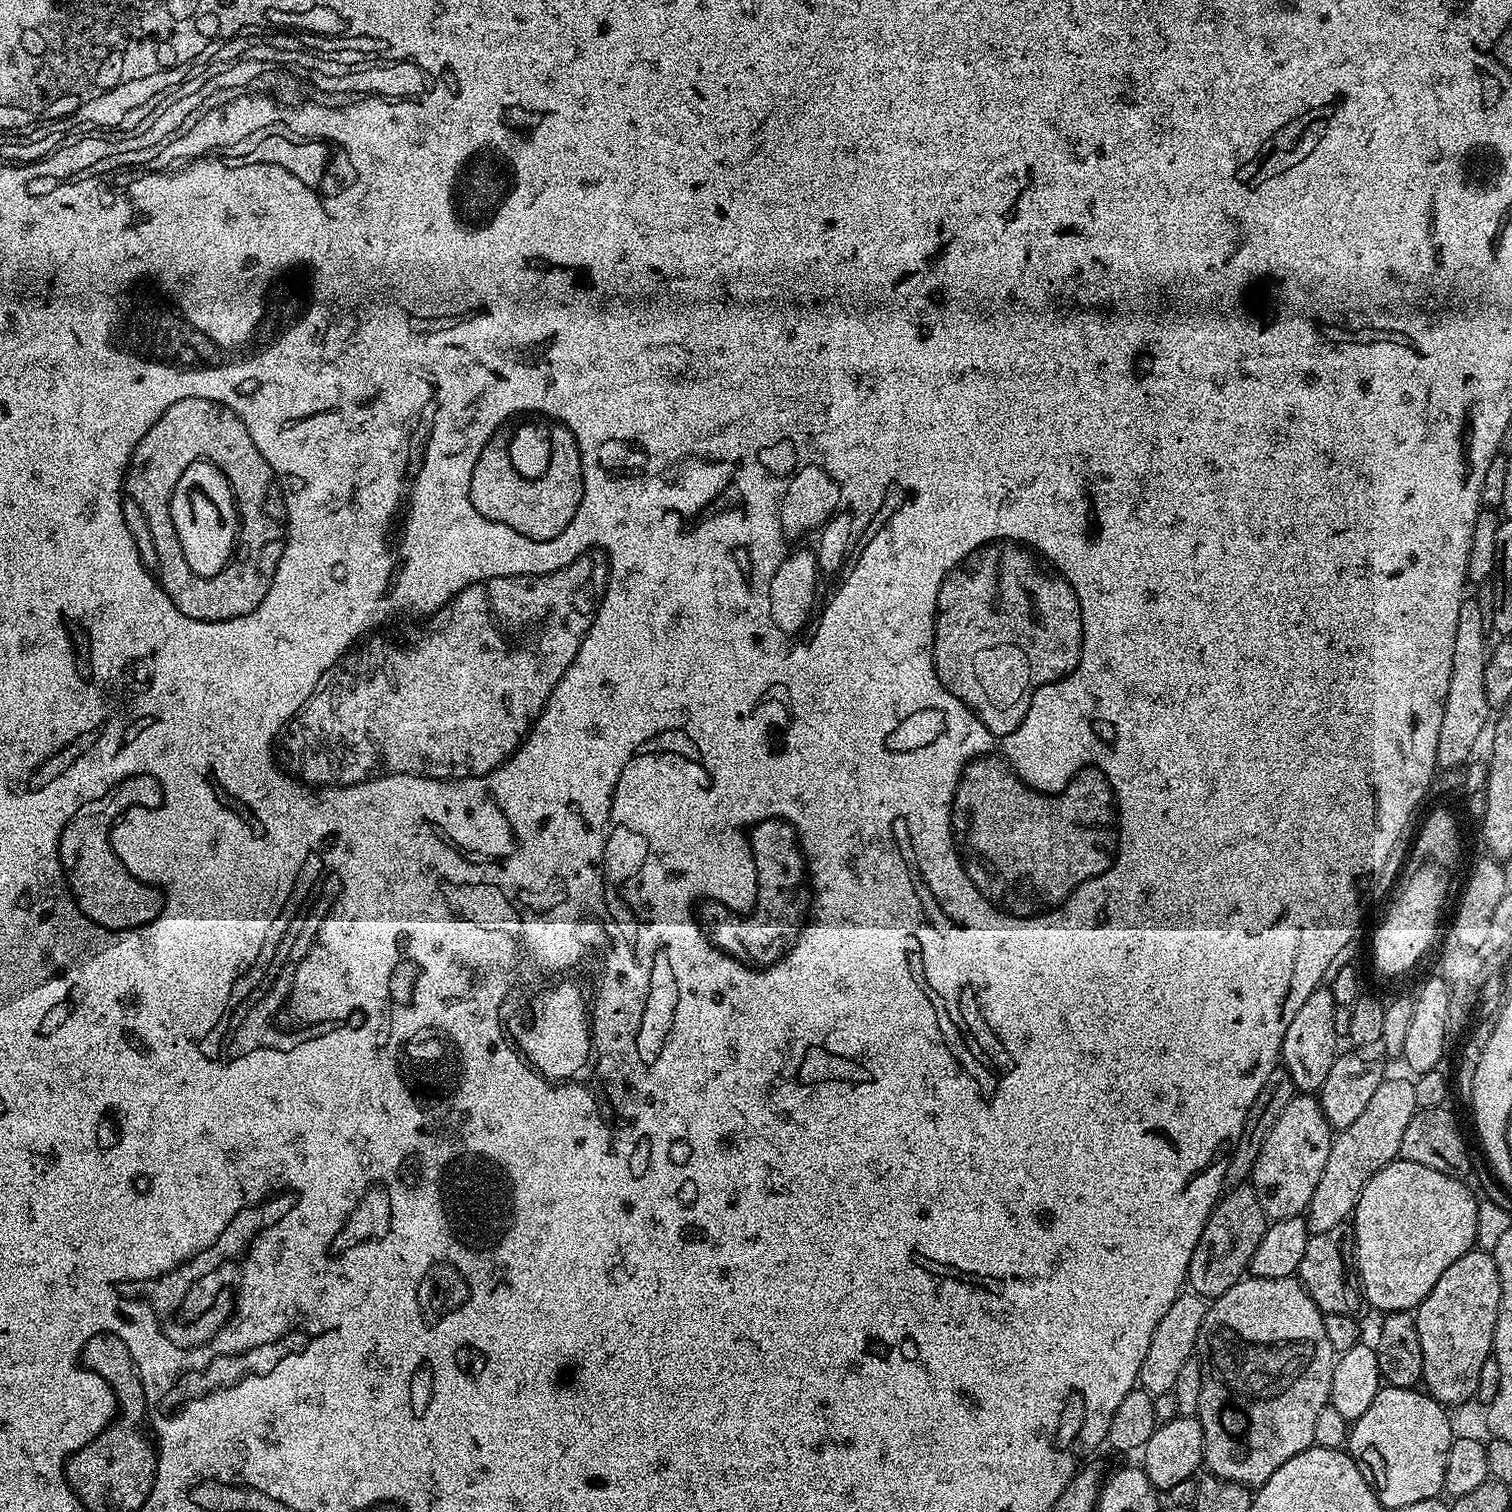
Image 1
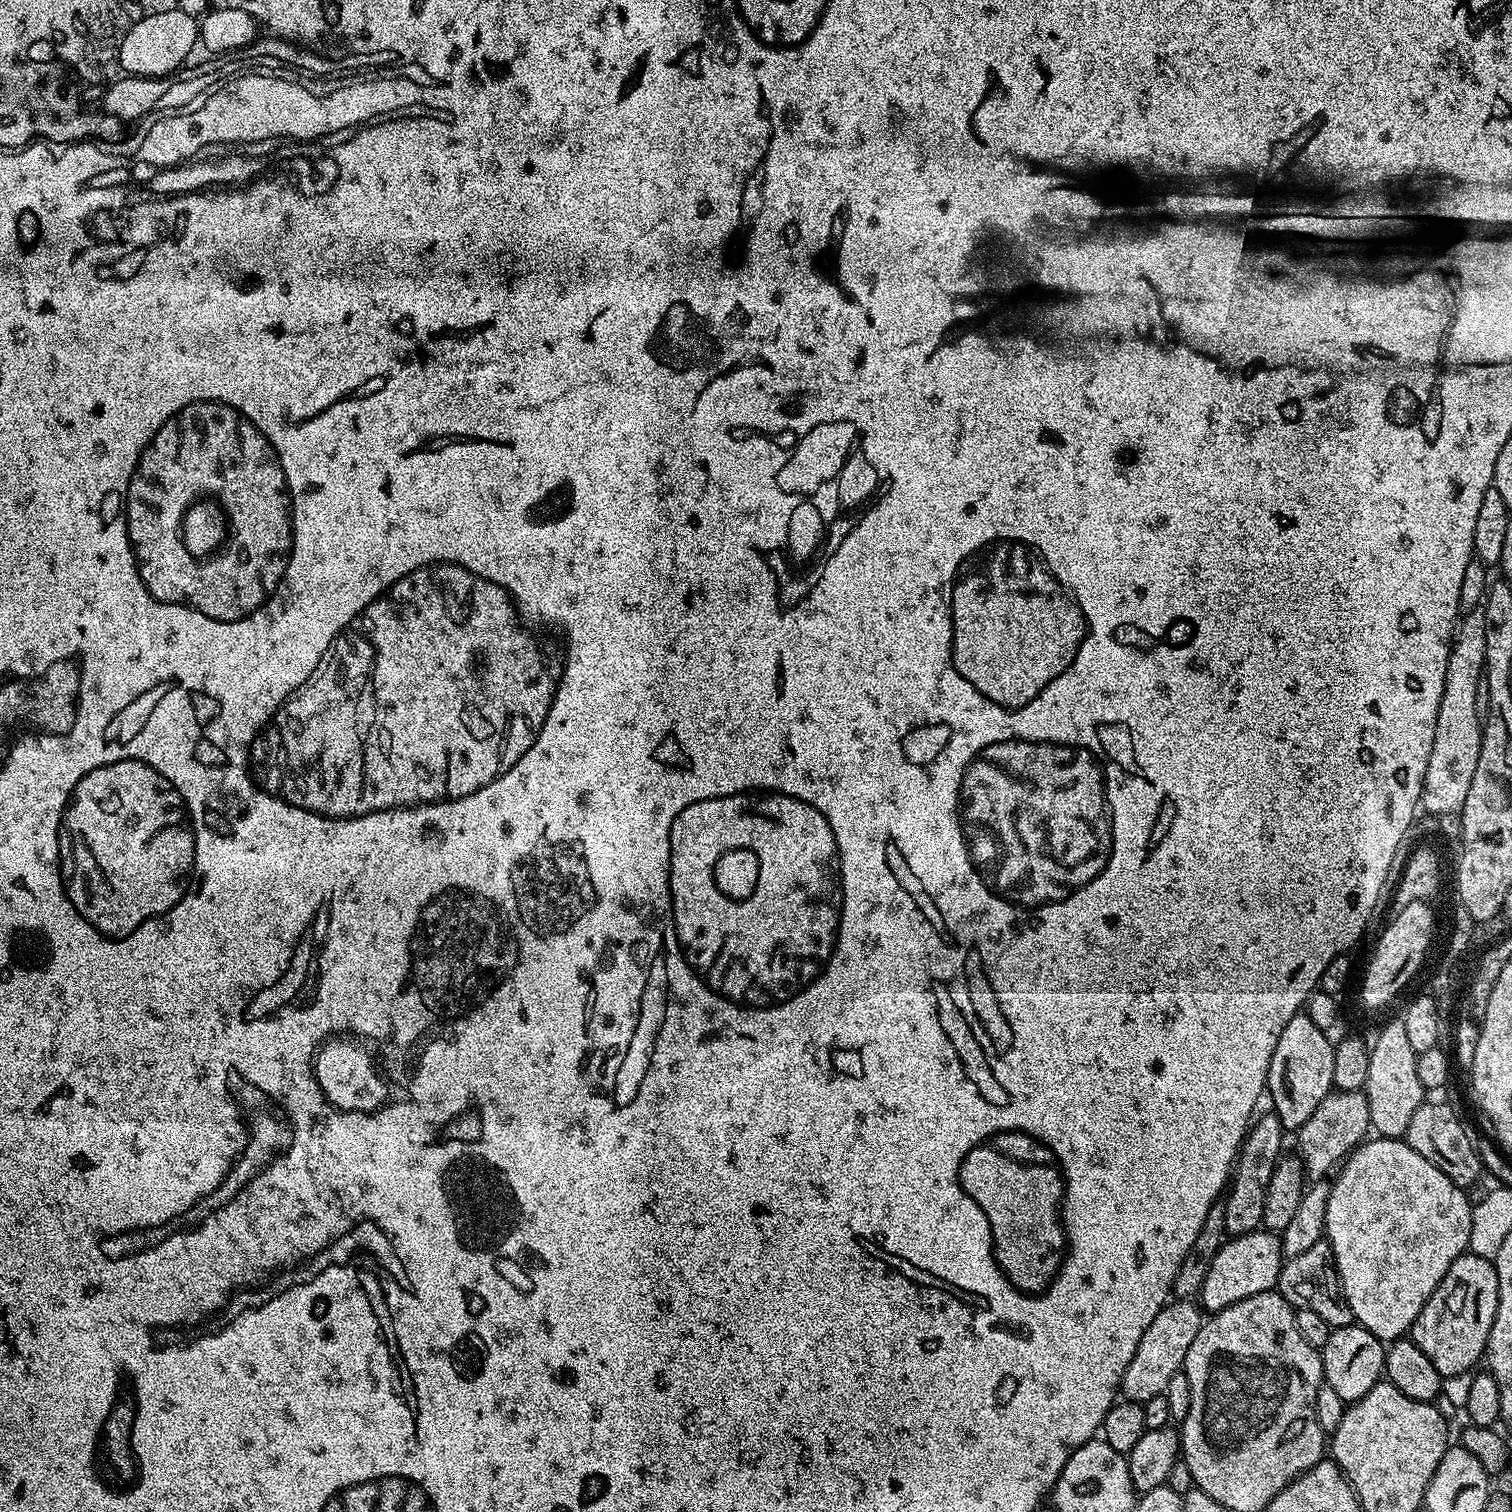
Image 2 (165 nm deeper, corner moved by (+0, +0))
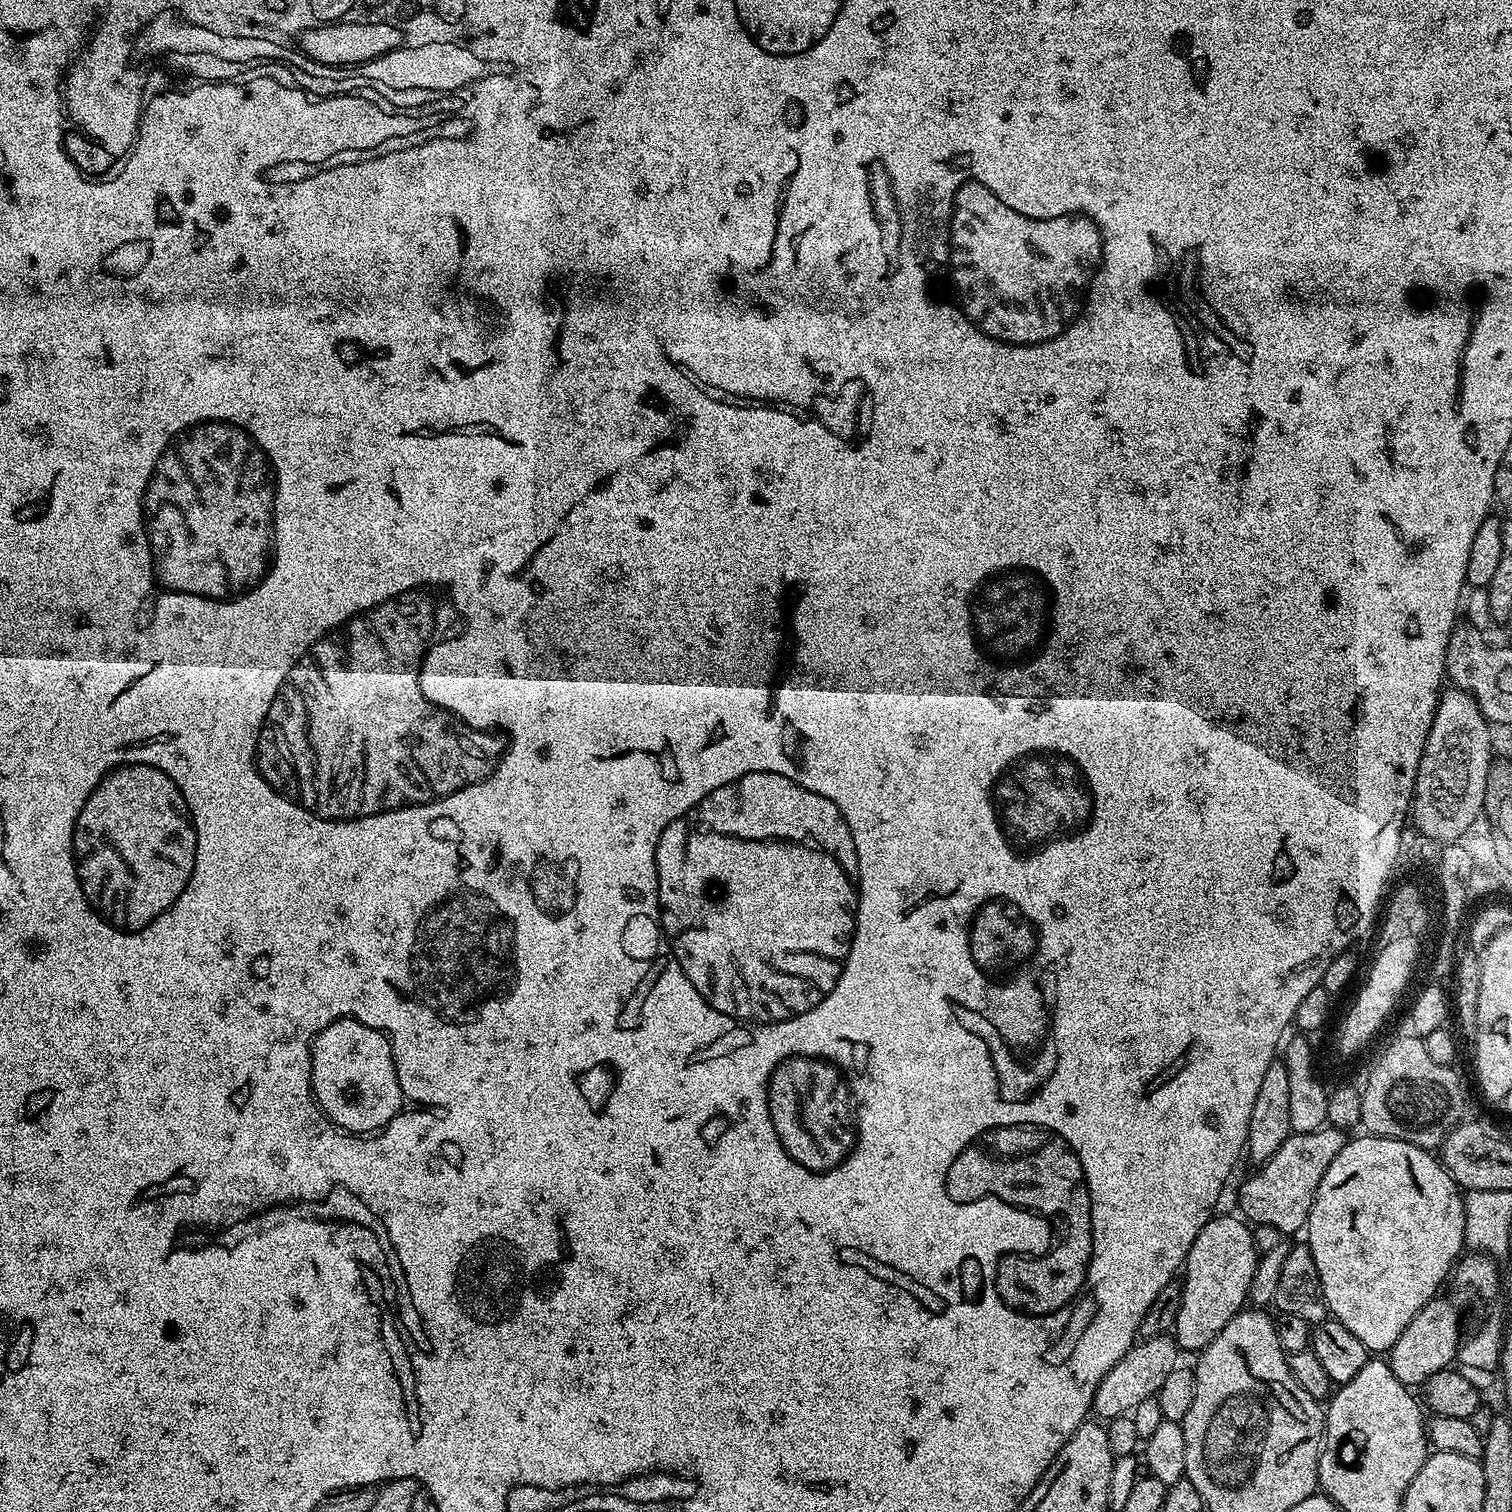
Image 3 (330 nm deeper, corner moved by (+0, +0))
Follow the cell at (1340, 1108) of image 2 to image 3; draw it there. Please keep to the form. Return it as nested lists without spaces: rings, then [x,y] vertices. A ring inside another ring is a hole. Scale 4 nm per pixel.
[[[1331,1126],[1286,1137],[1275,1154],[1259,1165],[1256,1173],[1241,1186],[1239,1211],[1253,1225],[1274,1226],[1281,1234],[1296,1232],[1299,1228],[1301,1231],[1307,1225],[1318,1182],[1322,1182],[1322,1174],[1326,1174],[1330,1162],[1334,1162],[1345,1143],[1345,1133]]]

